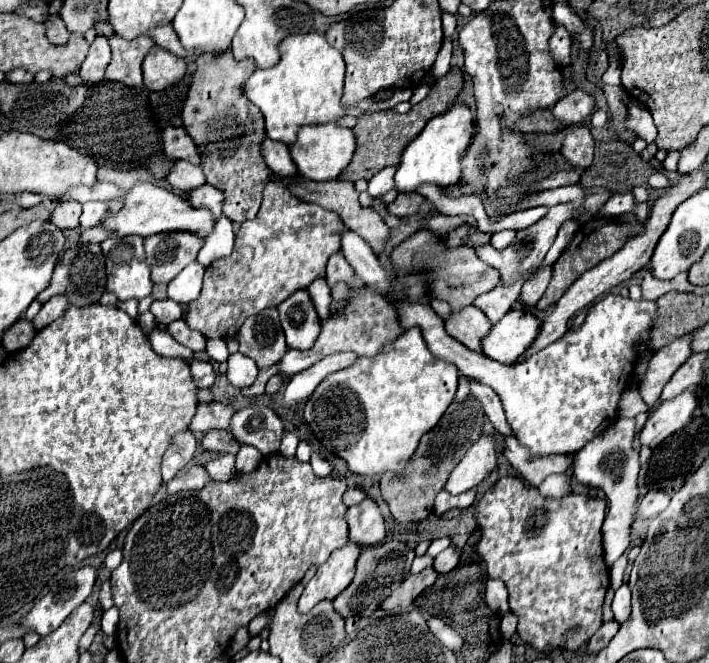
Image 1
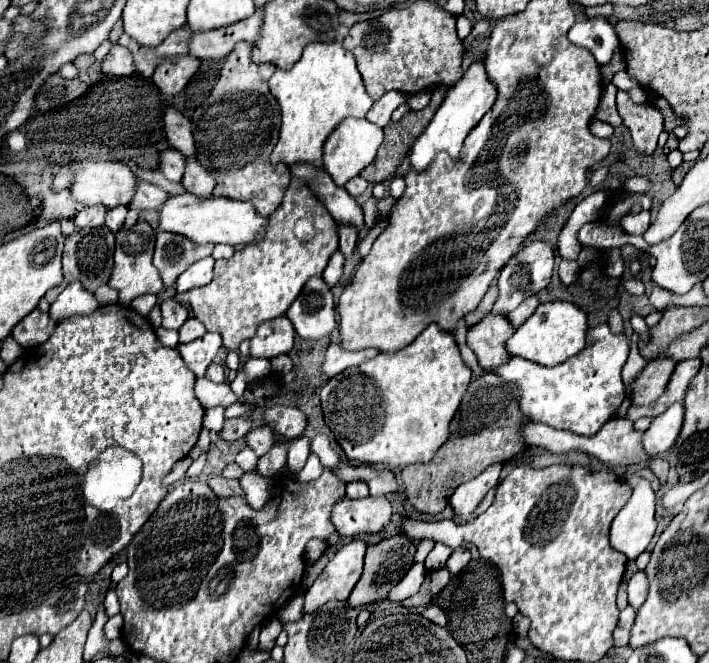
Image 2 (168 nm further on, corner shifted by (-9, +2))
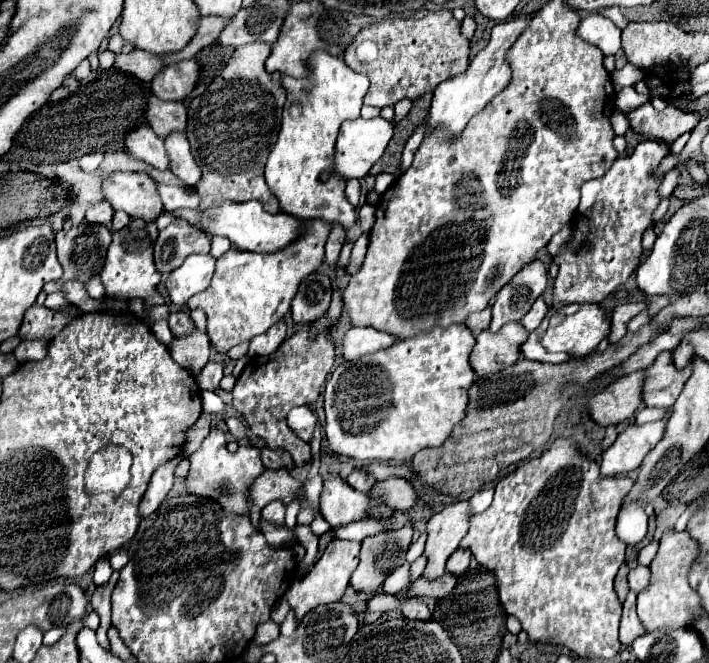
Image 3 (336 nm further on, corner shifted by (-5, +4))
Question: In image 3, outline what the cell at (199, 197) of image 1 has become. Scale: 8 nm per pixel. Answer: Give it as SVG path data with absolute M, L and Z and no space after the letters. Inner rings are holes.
M174 133L166 137L166 151L170 155L170 165L172 165L172 173L182 181L182 185L186 187L194 187L200 179L200 167L196 165L190 147L188 147L188 139L184 133Z

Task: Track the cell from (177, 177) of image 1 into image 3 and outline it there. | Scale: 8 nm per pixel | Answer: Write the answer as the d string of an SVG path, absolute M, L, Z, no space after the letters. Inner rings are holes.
M138 127L138 131L130 133L130 139L126 139L128 153L132 153L136 159L164 171L170 167L170 157L166 153L164 141L154 135L150 127Z

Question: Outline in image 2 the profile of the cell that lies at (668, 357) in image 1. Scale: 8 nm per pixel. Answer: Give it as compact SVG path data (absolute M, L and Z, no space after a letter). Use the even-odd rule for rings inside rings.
M666 357L650 361L630 383L630 401L634 405L650 405L652 401L656 401L664 393L674 365L676 361Z

